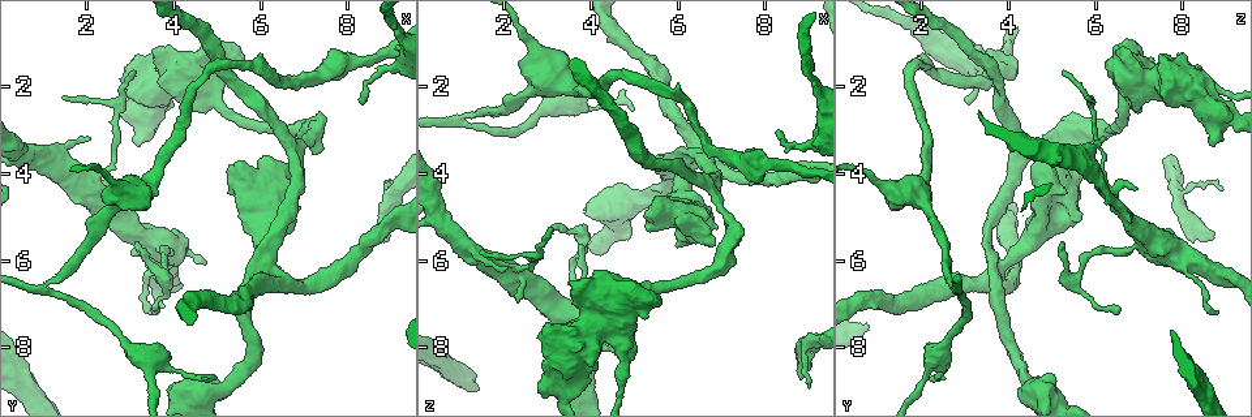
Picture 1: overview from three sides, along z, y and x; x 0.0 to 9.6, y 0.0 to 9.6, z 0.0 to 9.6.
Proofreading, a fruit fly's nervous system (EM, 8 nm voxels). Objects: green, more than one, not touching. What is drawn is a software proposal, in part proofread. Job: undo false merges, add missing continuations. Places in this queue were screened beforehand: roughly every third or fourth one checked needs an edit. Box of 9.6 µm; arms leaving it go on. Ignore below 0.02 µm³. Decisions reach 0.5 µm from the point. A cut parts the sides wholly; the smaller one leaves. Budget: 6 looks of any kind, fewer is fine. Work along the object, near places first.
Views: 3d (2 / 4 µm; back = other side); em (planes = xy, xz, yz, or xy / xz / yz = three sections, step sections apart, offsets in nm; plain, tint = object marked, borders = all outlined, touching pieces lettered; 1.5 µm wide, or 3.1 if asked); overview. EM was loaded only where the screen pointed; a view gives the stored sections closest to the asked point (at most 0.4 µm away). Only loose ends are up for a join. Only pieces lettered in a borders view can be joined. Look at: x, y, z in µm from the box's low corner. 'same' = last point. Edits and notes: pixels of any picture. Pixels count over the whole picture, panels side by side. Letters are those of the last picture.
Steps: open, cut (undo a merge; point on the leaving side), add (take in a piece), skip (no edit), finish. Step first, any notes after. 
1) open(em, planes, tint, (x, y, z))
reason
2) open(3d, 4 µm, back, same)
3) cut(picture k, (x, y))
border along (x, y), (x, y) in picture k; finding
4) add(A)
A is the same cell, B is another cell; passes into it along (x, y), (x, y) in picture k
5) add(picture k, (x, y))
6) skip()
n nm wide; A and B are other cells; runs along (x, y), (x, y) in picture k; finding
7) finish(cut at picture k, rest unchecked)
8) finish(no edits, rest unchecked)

open(3d, 2 µm, (6.90, 3.45, 4.45))
abrupt turn

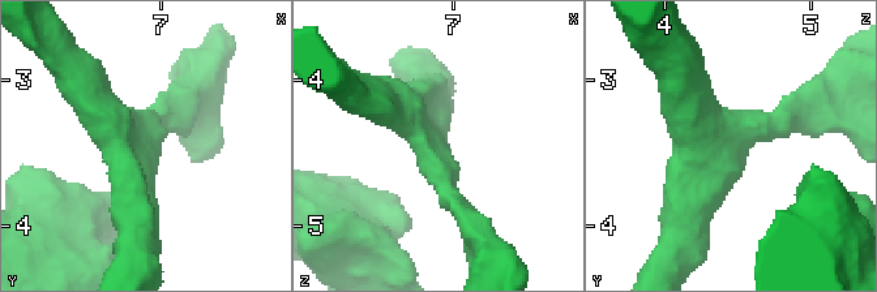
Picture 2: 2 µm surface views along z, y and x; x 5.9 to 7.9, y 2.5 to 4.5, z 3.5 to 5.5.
open(em, planes, borders, (6.90, 3.44, 4.48))
3 arms; arms of 240, 280, 280 nm; now the EM

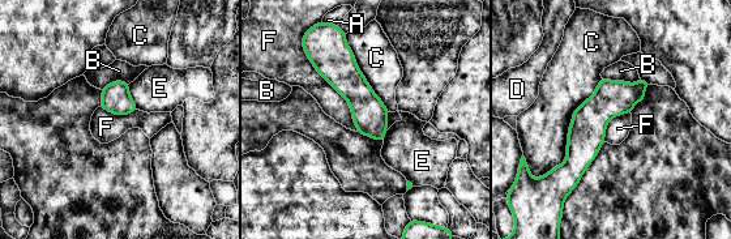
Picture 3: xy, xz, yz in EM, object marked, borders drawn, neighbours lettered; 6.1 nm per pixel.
skip()
A, B, C, D, E and F are other cells; border along (602, 79), (533, 179) in picture 3; one neuron here

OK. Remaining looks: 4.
open(3d, 4 µm, (4.95, 8.65, 2.50))
thin end

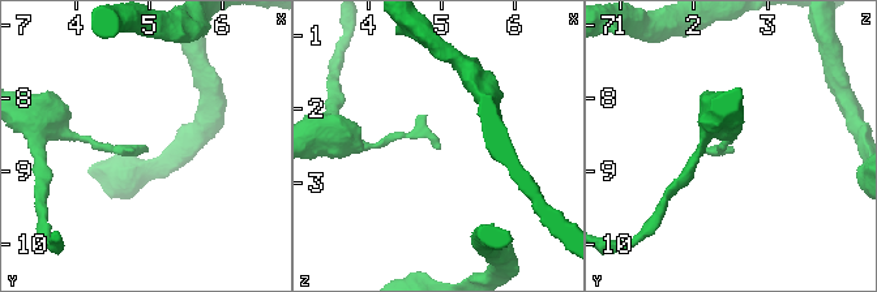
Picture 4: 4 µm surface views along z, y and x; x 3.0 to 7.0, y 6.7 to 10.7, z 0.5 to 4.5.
open(em, planes, tint, (4.95, 8.70, 2.50))

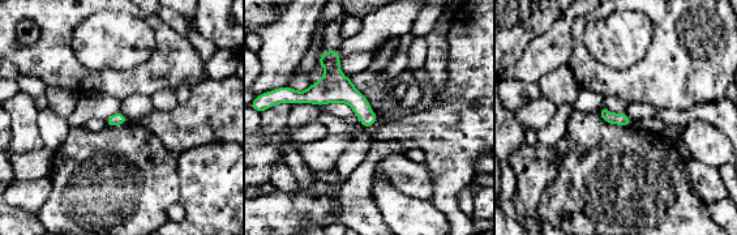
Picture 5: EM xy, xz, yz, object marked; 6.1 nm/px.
open(em, planes, borders, same)
what lies round it

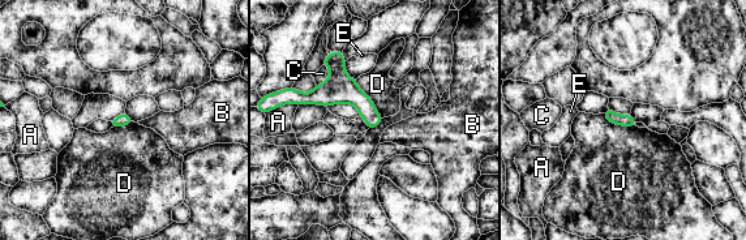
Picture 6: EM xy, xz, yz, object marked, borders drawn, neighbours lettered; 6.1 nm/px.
skip()
A, B, C, D and E are other cells; border along (355, 81), (382, 118) in picture 6; no lettered piece goes on from it

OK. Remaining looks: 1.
finish(no edits, rest unchecked)

